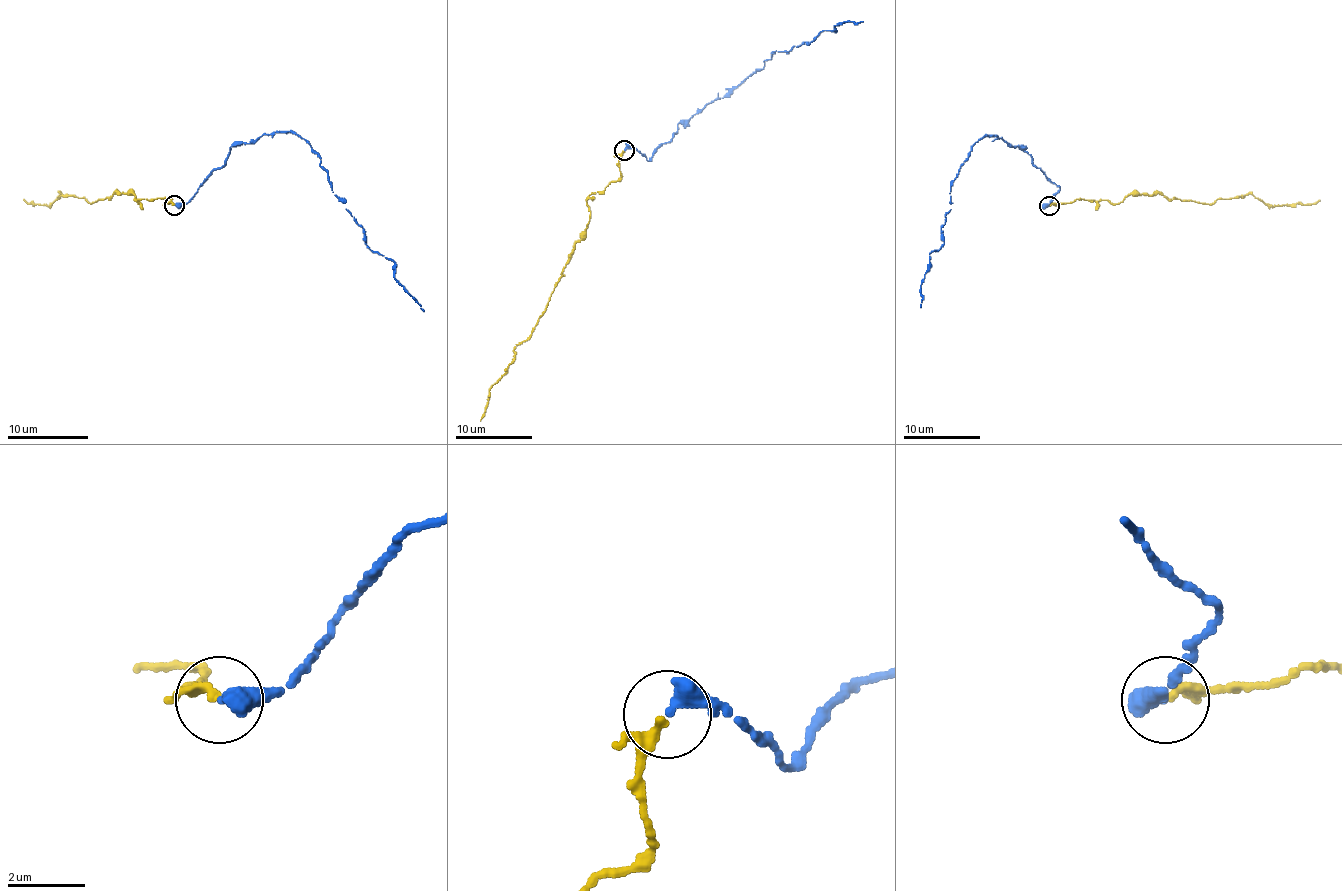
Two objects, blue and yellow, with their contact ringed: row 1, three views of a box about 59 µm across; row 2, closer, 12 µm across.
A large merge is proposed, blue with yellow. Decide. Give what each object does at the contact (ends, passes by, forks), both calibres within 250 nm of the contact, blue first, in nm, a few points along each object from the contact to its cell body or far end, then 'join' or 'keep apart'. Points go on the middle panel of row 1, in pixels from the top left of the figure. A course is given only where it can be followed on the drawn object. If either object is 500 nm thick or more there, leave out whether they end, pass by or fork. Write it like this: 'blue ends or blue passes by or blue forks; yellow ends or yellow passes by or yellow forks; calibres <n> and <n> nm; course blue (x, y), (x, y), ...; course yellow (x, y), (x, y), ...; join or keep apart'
blue ends; yellow passes by; calibres 360 and 200 nm; course blue (625, 150), (636, 149), (648, 160), (679, 123), (723, 98), (775, 50), (789, 52), (835, 25), (862, 21); course yellow (623, 150), (619, 178), (586, 201), (590, 220), (532, 334), (514, 348), (507, 371), (491, 386), (480, 421); join

